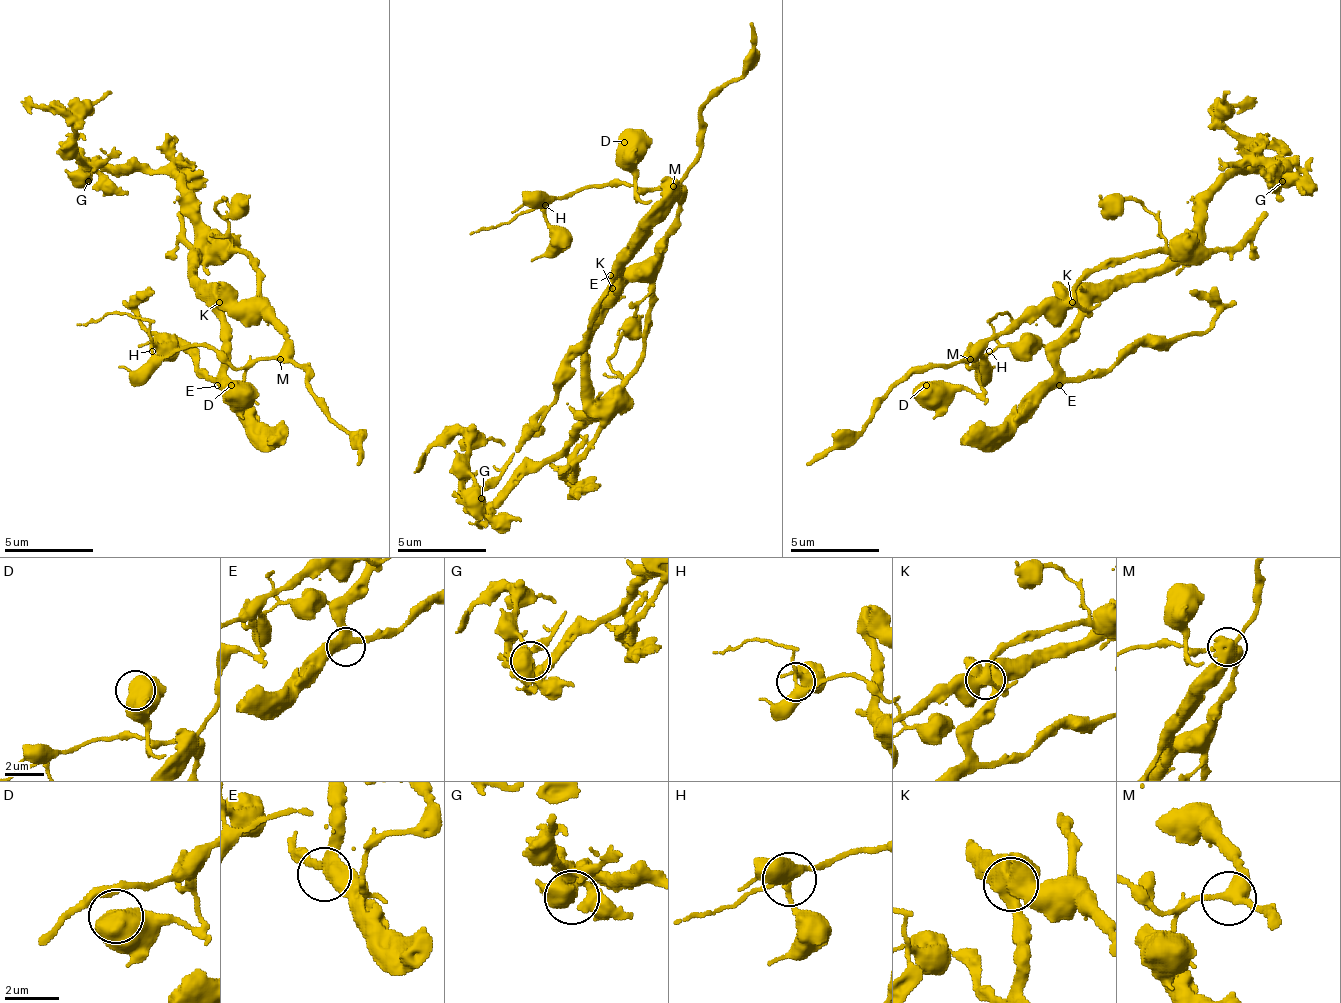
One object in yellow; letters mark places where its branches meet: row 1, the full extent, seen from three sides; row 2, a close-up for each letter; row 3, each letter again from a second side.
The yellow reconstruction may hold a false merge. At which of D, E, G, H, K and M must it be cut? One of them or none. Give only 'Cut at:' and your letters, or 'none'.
Cut at: K

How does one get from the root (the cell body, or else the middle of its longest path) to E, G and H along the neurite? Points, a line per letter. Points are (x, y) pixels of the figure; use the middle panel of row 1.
E: (646, 315), (651, 306), (651, 284), (646, 280), (624, 280), (615, 293), (615, 271), (610, 275)
G: (646, 315), (646, 347), (637, 373), (557, 453), (521, 467), (499, 489), (486, 489), (481, 498)
H: (646, 315), (659, 240), (677, 217), (677, 200), (668, 191), (579, 186), (544, 208)

